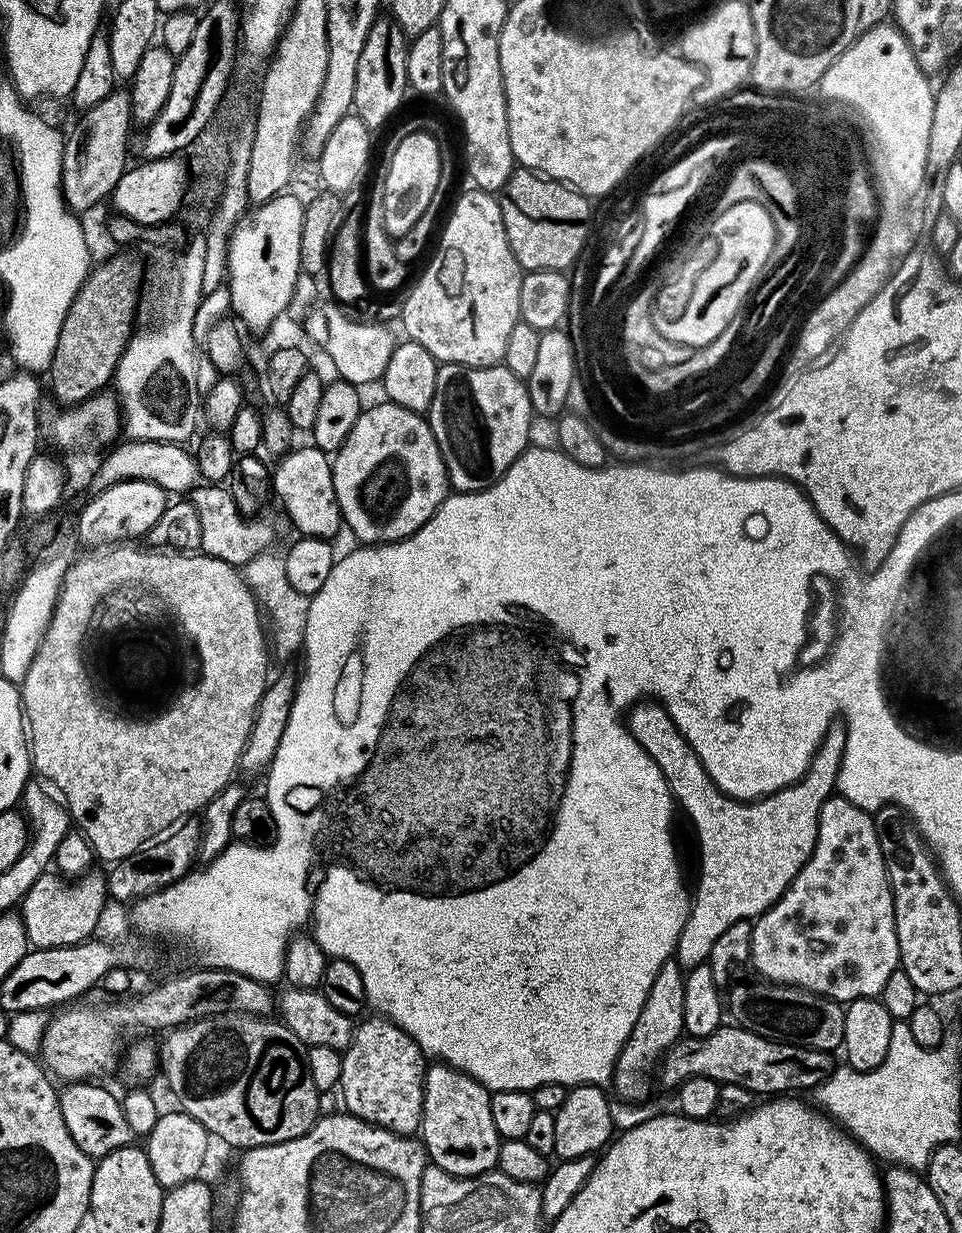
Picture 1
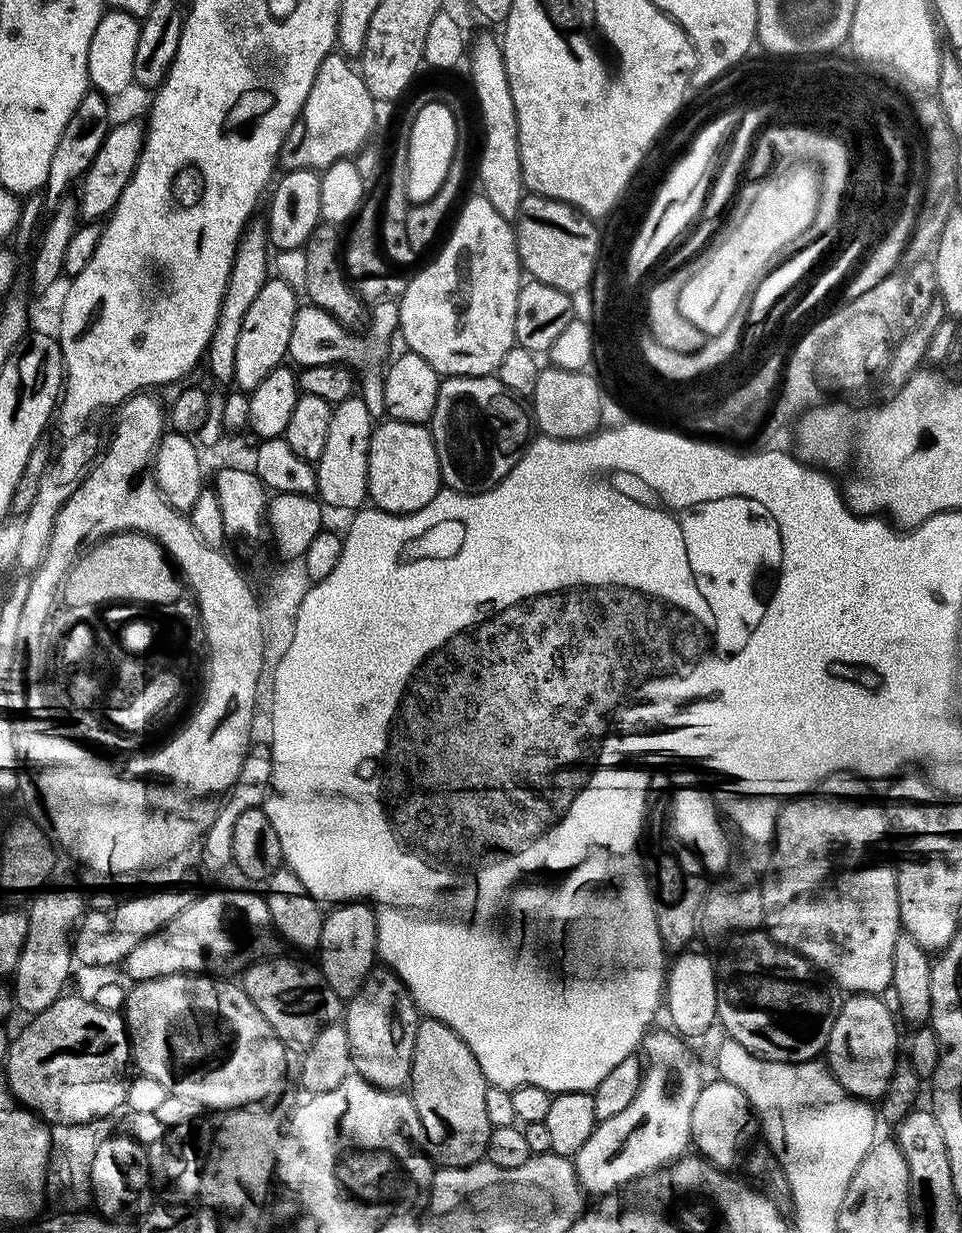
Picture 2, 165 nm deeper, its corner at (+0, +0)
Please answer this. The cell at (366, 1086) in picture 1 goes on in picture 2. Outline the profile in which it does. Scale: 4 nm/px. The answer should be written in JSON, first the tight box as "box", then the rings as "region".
{"box":[342,970,422,1090],"region":[[[374,970],[368,975],[368,980],[358,990],[358,994],[347,1001],[346,1011],[342,1016],[342,1023],[346,1034],[350,1038],[350,1054],[355,1075],[362,1077],[376,1088],[400,1090],[412,1079],[412,1059],[414,1058],[414,1038],[416,1027],[419,1026],[422,1016],[412,1001],[412,995],[406,986],[393,972]]]}

